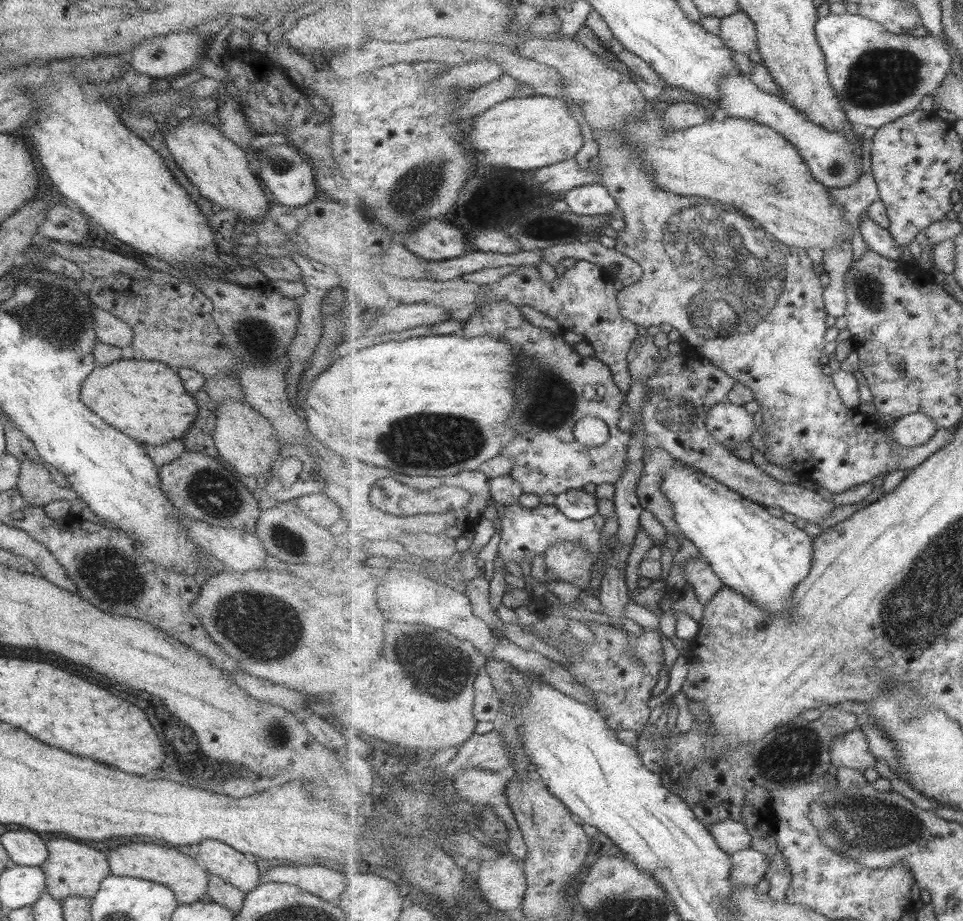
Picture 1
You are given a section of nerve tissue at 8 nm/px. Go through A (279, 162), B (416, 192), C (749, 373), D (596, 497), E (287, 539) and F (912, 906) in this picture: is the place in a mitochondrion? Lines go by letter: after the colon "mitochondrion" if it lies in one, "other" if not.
A: mitochondrion
B: mitochondrion
C: other
D: other
E: mitochondrion
F: other

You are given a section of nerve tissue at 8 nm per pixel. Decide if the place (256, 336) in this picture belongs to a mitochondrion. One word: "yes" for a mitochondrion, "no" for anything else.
yes

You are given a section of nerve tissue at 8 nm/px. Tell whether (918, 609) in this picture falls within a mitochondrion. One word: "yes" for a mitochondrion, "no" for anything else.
yes

